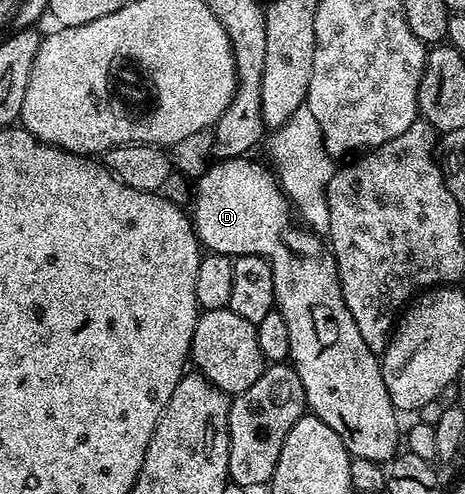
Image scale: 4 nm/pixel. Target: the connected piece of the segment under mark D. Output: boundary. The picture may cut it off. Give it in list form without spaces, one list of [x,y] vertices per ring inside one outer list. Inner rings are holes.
[[[245,156],[213,161],[205,174],[195,179],[196,199],[192,202],[190,217],[196,227],[196,239],[205,251],[213,254],[253,254],[268,259],[274,272],[275,309],[279,310],[282,320],[286,320],[286,328],[290,331],[288,356],[291,366],[298,372],[298,380],[302,380],[307,409],[338,432],[352,458],[387,464],[401,449],[402,426],[400,430],[400,422],[396,419],[398,411],[392,405],[390,392],[386,392],[380,358],[366,348],[366,340],[362,340],[358,324],[354,324],[354,316],[350,316],[350,308],[346,308],[331,249],[323,241],[320,243],[311,229],[297,225],[294,211],[275,174],[263,161],[251,162],[250,159]]]

